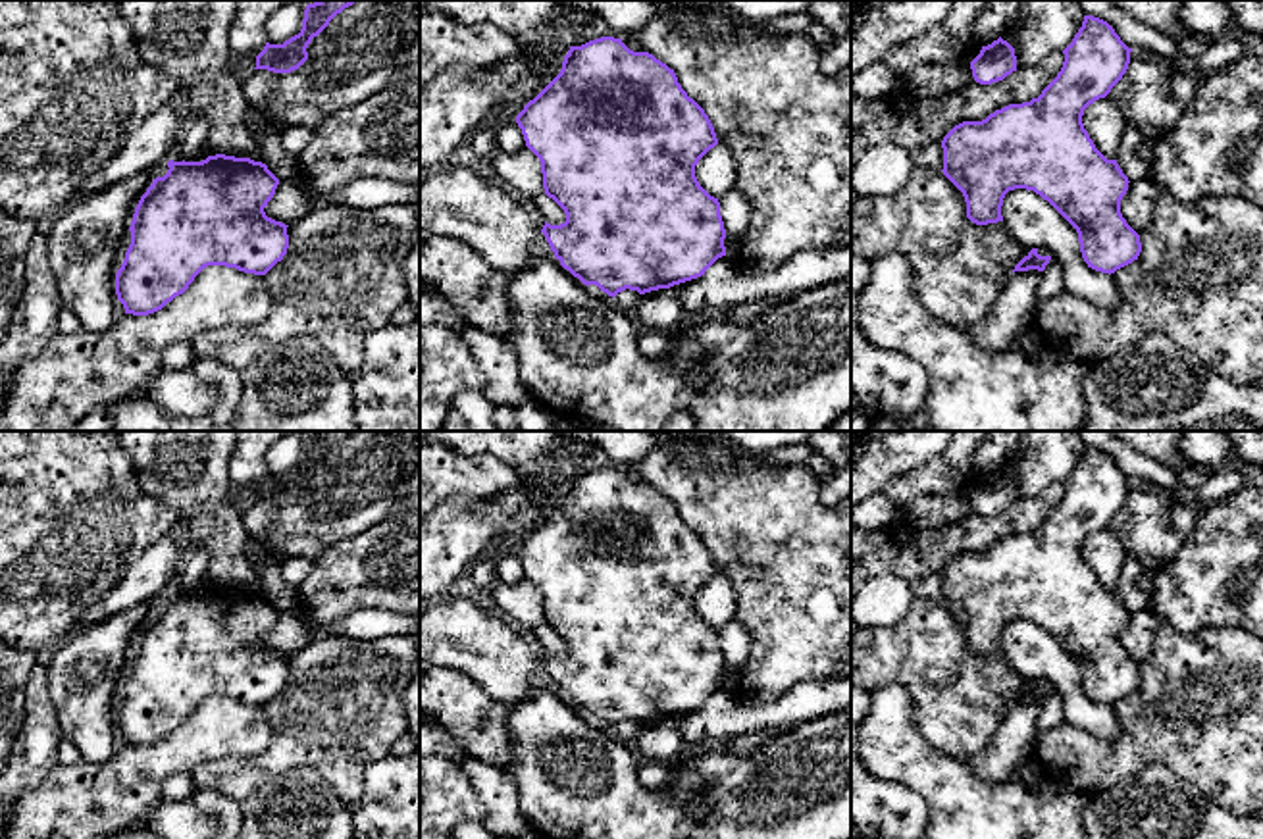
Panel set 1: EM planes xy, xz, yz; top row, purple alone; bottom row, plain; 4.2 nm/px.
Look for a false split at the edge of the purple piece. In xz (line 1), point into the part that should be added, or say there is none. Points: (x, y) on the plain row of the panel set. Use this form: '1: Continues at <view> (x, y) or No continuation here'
1: No continuation here

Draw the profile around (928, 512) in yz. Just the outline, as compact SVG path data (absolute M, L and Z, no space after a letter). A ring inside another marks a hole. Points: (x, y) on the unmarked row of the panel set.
M970 495L920 496L911 506L899 508L903 523L934 531L957 523L974 512Z

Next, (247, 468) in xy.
M237 431L237 445L229 460L229 477L235 489L256 489L264 477L268 448L293 431Z

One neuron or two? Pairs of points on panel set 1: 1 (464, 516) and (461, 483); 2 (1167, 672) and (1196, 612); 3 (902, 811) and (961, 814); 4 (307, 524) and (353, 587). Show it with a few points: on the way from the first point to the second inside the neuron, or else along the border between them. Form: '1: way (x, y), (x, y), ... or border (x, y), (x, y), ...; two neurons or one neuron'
1: border (507, 489), (488, 497), (447, 497), (439, 505); two neurons
2: border (1163, 620), (1177, 630), (1231, 628); two neurons
3: border (892, 784), (917, 791), (927, 805), (928, 818); two neurons
4: border (366, 530), (335, 541), (314, 560); two neurons

